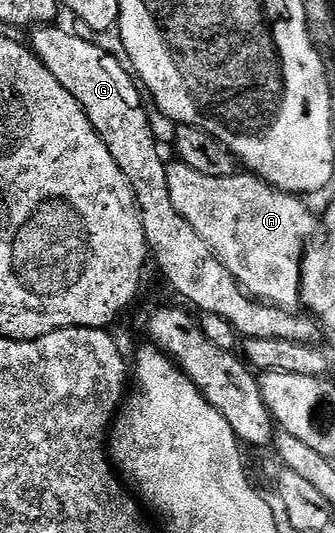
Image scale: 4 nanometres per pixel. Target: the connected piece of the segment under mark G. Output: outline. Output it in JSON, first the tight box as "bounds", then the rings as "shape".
{"bounds":[30,23,318,342],"shape":[[[53,23],[33,28],[30,48],[44,64],[46,71],[50,71],[50,75],[54,75],[54,79],[58,79],[58,83],[62,83],[62,87],[66,87],[74,99],[78,99],[94,131],[98,131],[102,143],[106,143],[110,155],[114,155],[114,163],[118,163],[122,175],[126,175],[136,196],[151,260],[156,260],[169,287],[178,296],[185,297],[196,311],[226,319],[226,323],[230,323],[230,327],[234,327],[241,338],[315,342],[318,325],[311,316],[299,317],[299,312],[279,309],[249,297],[206,247],[206,243],[202,243],[190,223],[178,215],[170,199],[166,161],[160,158],[160,149],[151,133],[148,109],[140,102],[141,90],[133,74],[122,64],[121,58],[111,57],[102,46],[76,33],[67,33],[58,26]]]}

